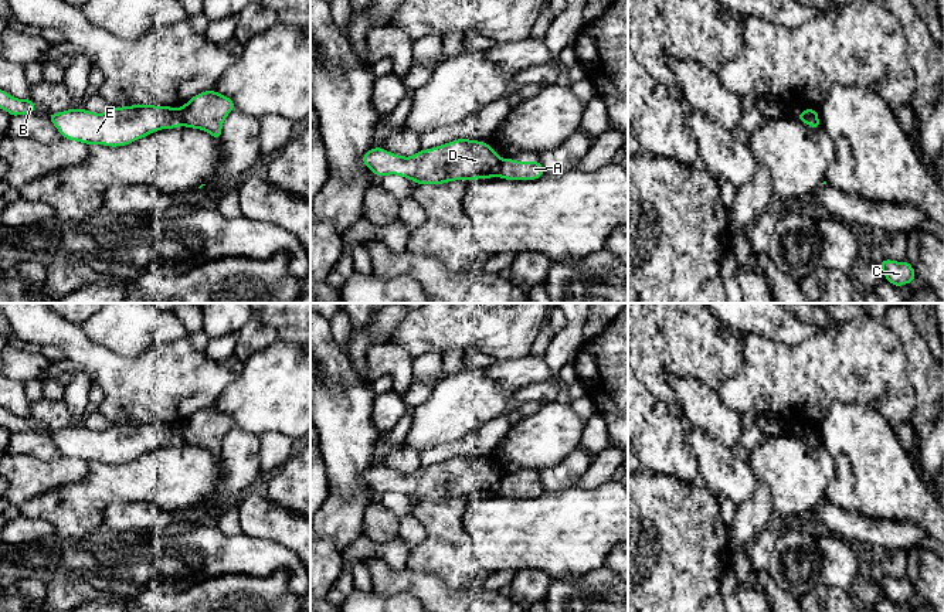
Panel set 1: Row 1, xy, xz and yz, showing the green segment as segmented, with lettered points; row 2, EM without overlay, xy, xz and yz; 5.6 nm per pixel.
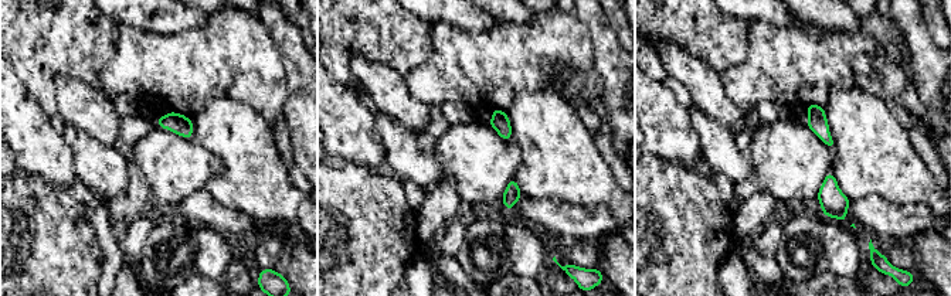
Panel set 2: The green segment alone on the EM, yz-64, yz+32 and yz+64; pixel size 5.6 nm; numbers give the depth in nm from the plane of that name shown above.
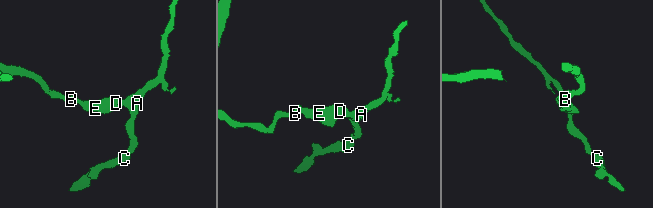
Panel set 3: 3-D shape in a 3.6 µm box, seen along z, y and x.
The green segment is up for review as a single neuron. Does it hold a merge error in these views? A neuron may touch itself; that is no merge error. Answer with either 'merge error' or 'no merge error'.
merge error

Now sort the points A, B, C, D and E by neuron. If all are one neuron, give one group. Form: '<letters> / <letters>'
A C / B D E

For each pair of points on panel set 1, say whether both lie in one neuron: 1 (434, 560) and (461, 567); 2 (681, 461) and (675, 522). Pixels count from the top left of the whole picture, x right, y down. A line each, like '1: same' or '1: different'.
1: same
2: different

